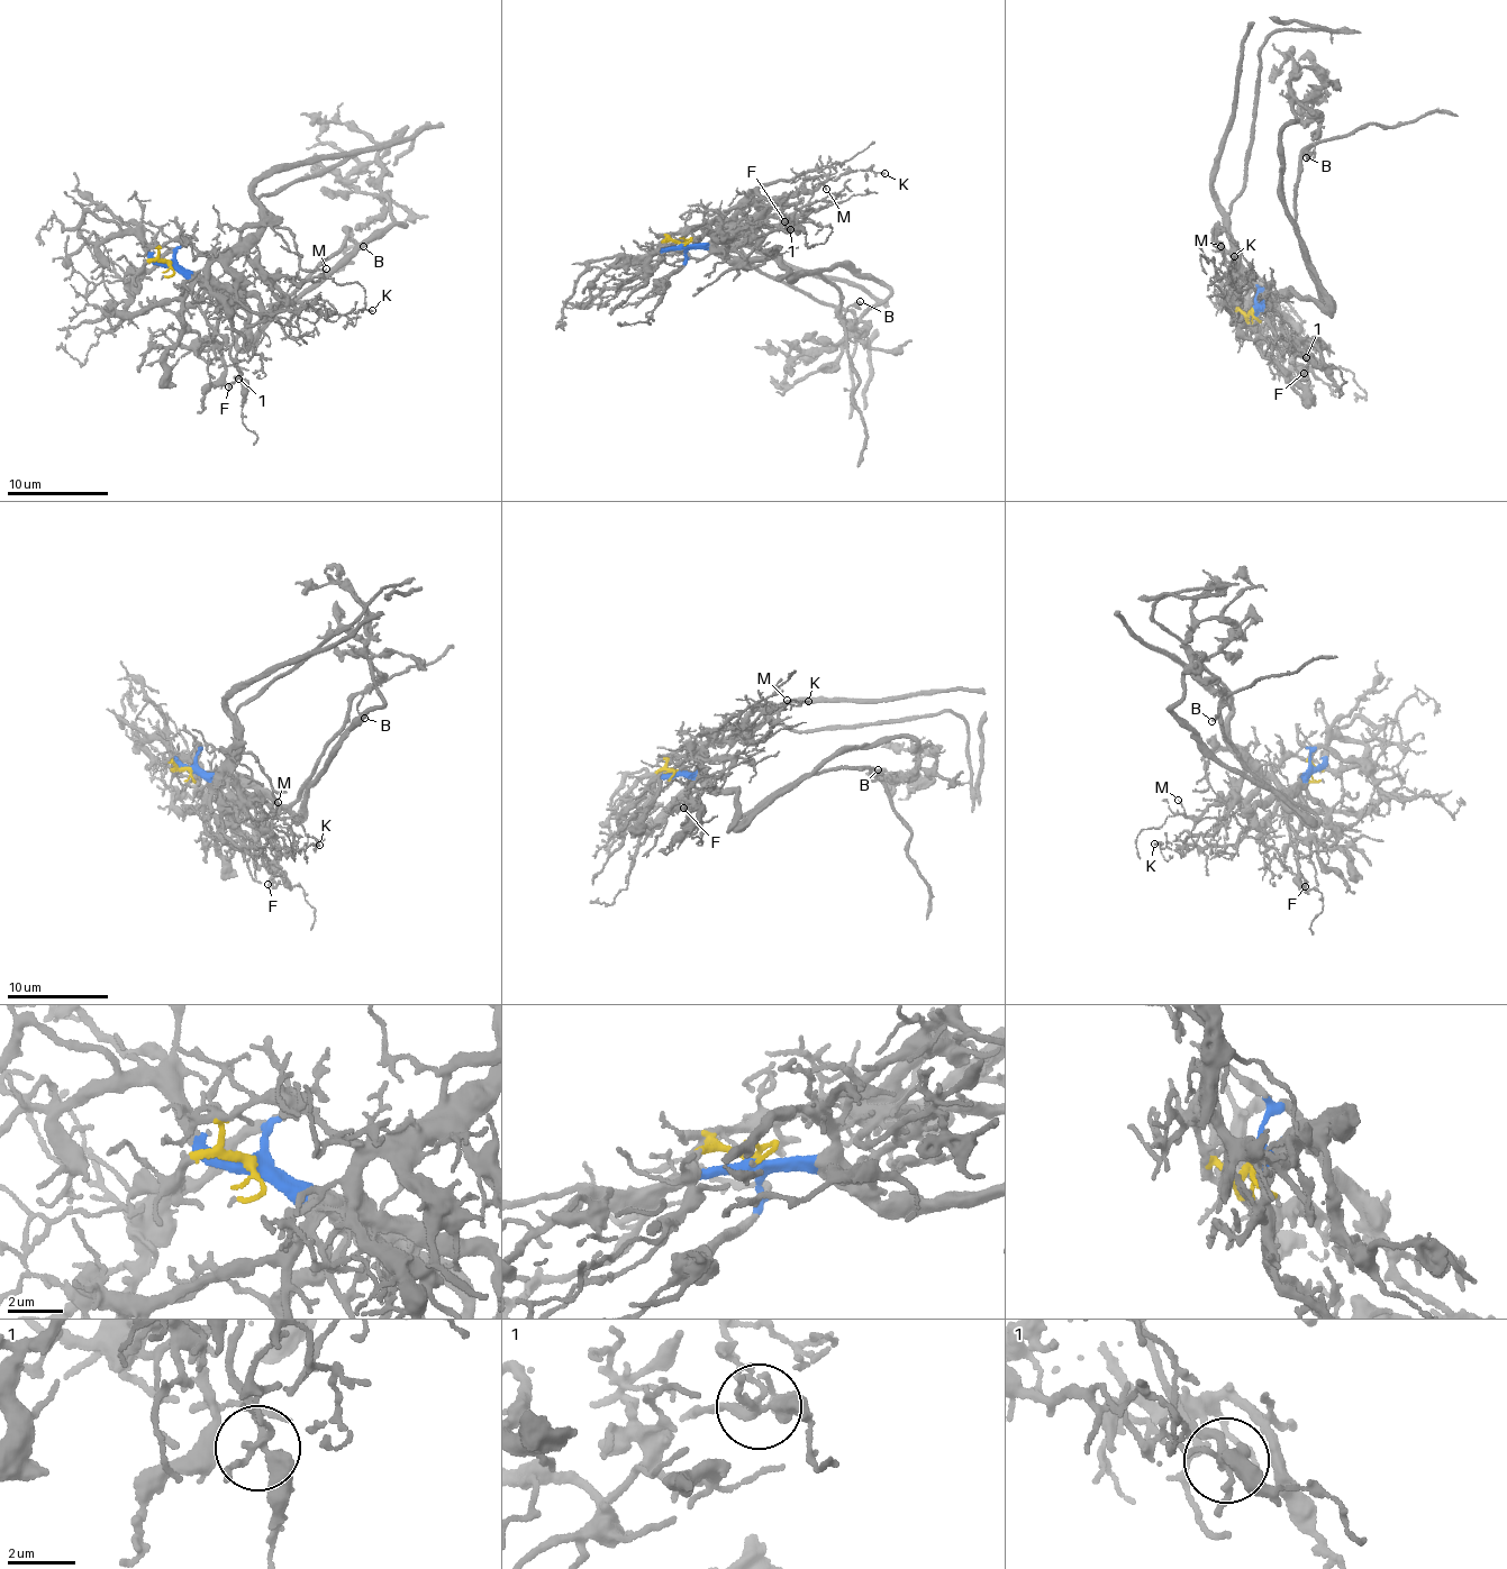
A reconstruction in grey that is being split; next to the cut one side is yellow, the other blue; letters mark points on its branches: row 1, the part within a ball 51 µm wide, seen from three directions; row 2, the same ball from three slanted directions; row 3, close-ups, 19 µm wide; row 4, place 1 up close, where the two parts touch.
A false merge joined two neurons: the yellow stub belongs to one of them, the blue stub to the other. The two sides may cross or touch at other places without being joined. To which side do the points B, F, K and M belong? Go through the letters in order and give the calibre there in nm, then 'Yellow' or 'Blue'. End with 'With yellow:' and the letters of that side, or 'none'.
B: Thickness 240 nm. Blue
F: Thickness 170 nm. Blue
K: Thickness 130 nm. Yellow
M: Thickness 100 nm. Yellow
With yellow: K, M

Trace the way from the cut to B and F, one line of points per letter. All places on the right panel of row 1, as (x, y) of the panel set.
B: (1253, 308), (1287, 289), (1318, 292), (1296, 231), (1300, 156), (1308, 149), (1306, 157)
F: (1253, 308), (1261, 300), (1279, 317), (1292, 345), (1306, 353), (1303, 373)

